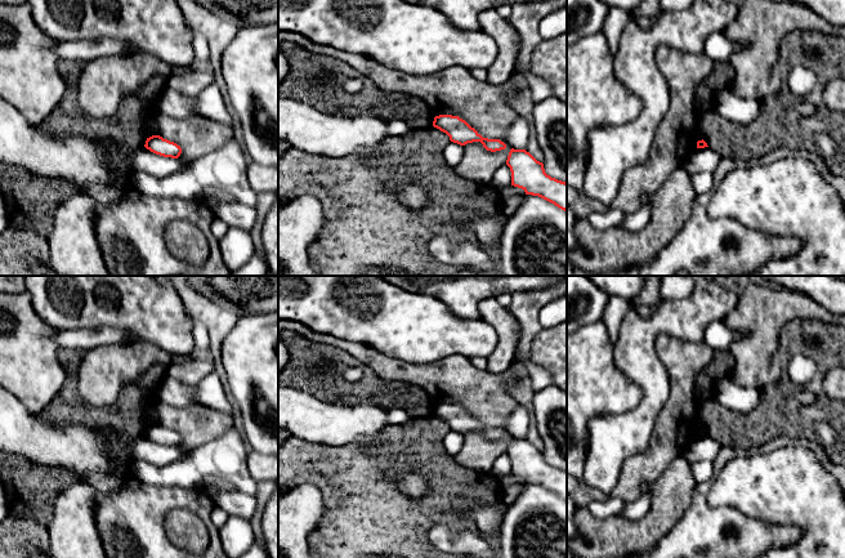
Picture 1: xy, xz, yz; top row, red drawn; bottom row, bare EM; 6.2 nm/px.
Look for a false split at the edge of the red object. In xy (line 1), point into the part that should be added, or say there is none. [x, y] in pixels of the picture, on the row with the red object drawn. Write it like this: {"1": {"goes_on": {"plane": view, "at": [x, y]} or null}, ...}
{"1": {"goes_on": null}}

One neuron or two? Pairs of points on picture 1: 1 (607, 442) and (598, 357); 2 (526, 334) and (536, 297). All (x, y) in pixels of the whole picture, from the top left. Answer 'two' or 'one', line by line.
1: two
2: one

